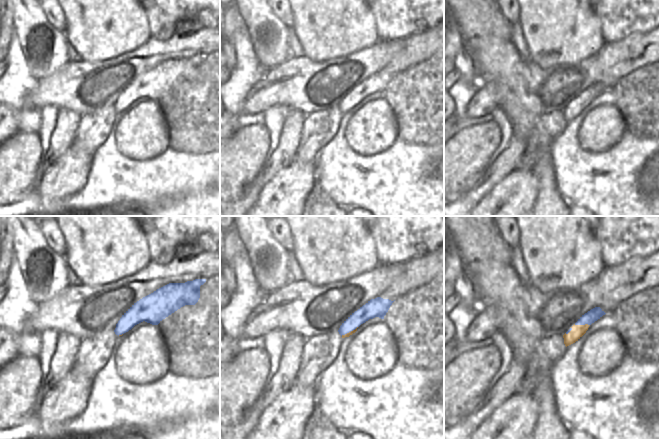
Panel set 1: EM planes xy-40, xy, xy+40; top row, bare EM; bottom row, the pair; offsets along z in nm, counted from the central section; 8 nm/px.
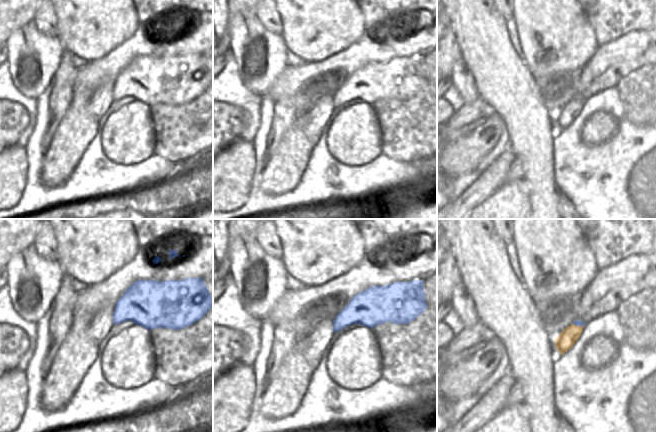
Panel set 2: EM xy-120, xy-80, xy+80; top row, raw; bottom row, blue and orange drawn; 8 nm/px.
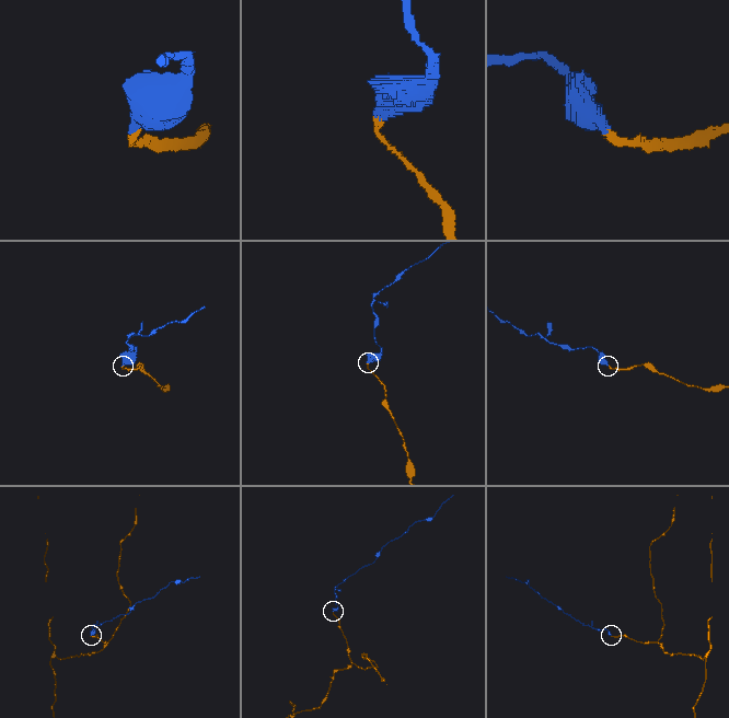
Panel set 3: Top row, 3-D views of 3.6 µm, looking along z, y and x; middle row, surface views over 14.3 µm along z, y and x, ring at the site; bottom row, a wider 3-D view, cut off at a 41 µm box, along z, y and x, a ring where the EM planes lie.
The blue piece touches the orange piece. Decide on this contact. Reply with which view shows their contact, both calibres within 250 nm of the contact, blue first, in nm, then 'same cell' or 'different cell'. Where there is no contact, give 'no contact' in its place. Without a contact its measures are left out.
xy+40 | 100/100 nm | same cell

